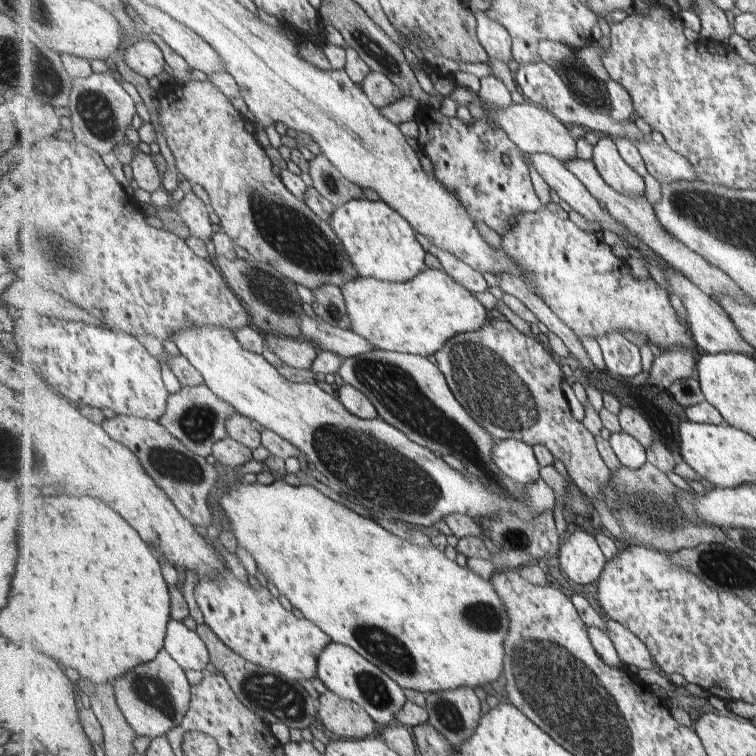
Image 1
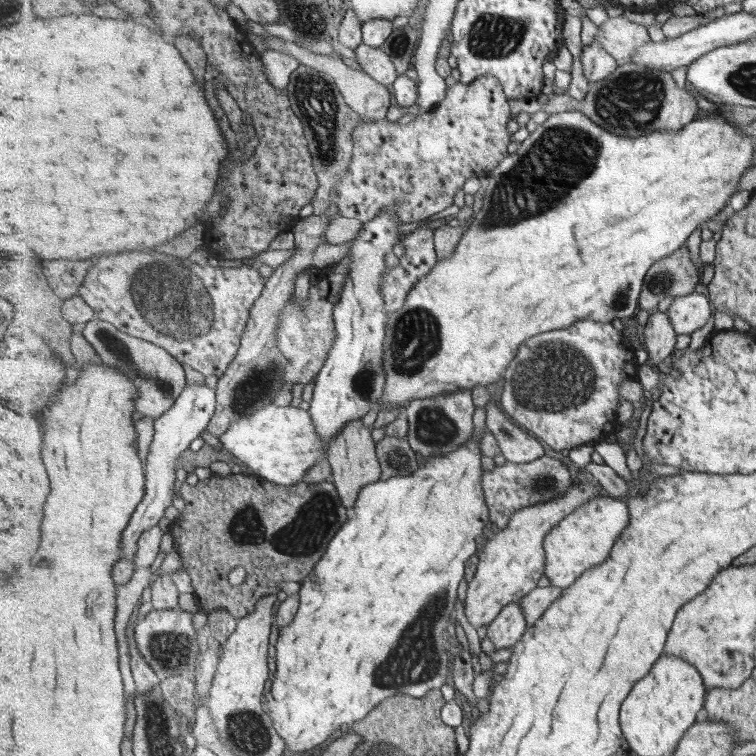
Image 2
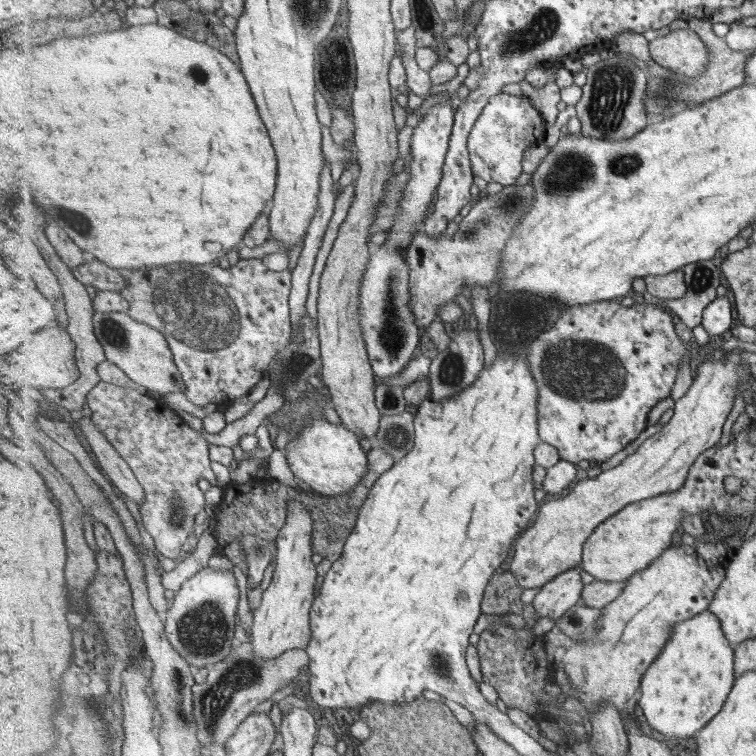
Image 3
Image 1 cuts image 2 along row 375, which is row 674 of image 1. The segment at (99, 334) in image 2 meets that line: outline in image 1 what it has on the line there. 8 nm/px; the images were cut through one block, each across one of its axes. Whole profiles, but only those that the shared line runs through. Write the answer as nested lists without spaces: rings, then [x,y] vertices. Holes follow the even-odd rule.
[[[163,648],[151,662],[129,670],[123,678],[114,682],[117,702],[127,722],[139,736],[163,737],[174,728],[177,728],[187,711],[192,700],[192,686],[185,676],[185,670],[169,651]]]

